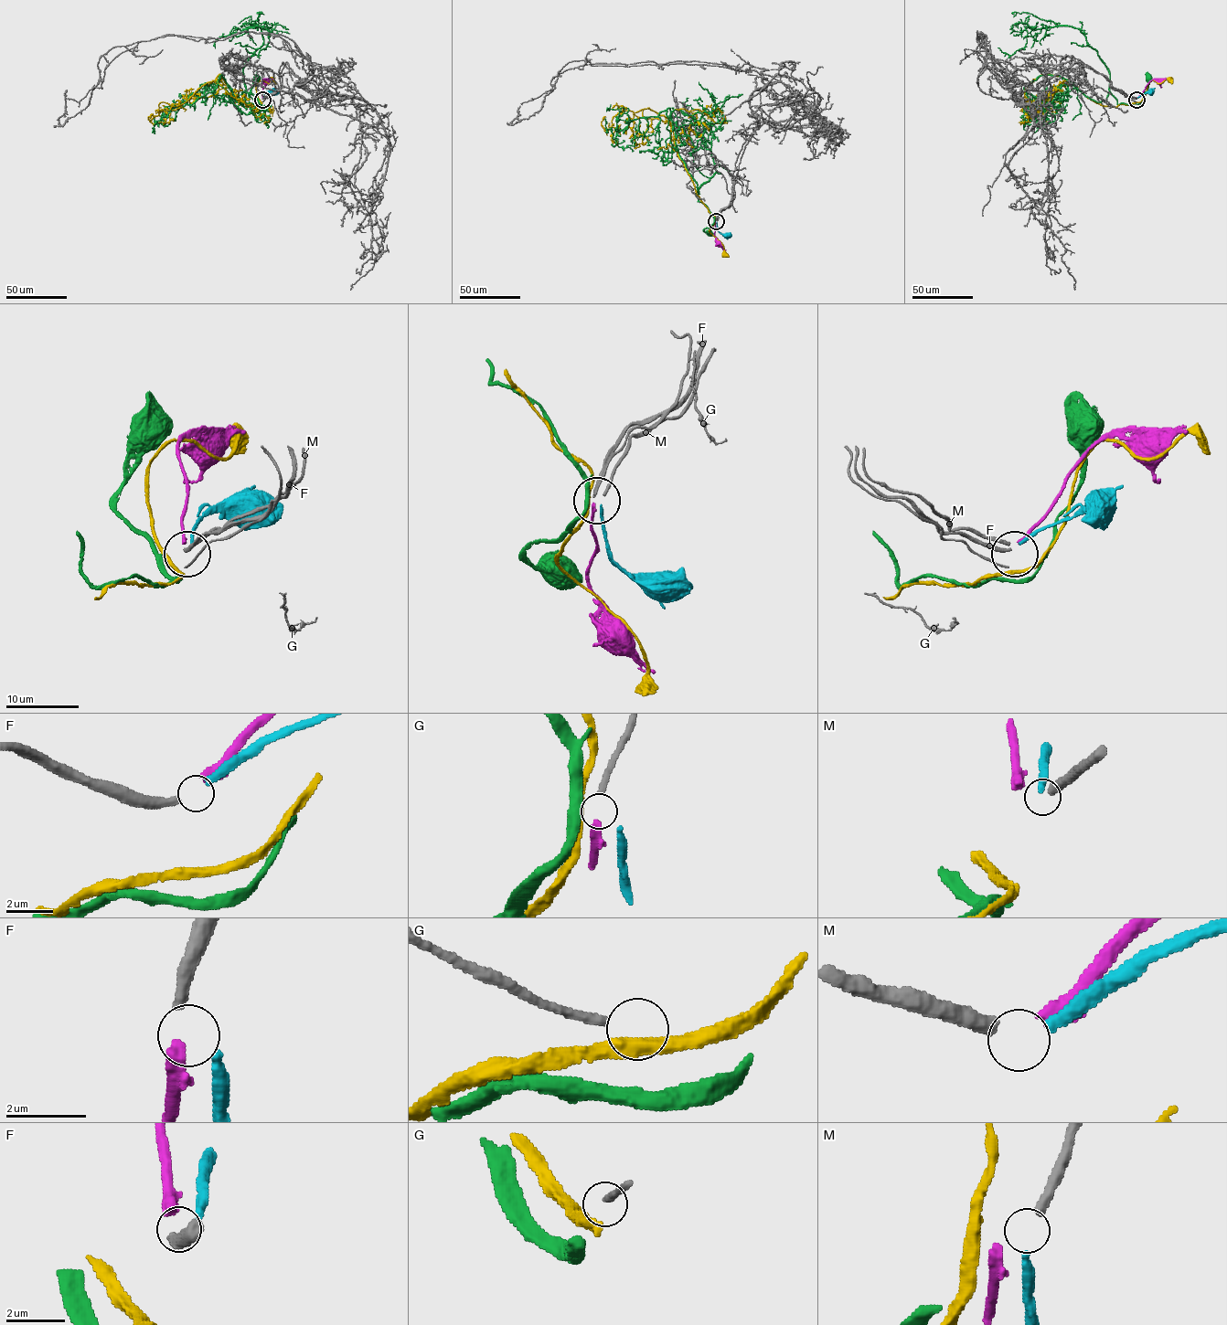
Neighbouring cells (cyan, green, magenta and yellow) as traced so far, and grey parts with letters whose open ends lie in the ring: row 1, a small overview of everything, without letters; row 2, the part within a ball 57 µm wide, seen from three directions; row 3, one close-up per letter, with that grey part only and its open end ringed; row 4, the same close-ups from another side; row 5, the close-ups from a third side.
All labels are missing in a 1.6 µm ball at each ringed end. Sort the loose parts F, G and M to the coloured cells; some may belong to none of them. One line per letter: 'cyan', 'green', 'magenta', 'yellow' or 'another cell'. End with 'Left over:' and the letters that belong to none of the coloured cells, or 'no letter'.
F: magenta
G: another cell
M: cyan
Left over: G

